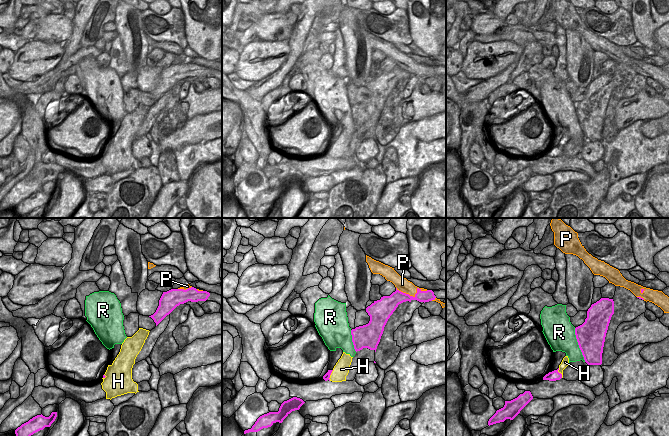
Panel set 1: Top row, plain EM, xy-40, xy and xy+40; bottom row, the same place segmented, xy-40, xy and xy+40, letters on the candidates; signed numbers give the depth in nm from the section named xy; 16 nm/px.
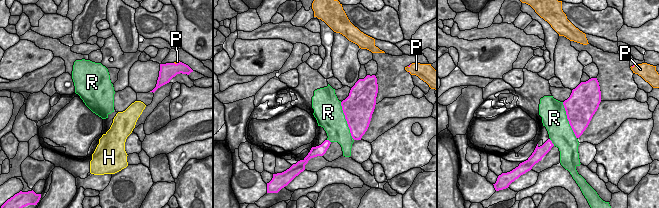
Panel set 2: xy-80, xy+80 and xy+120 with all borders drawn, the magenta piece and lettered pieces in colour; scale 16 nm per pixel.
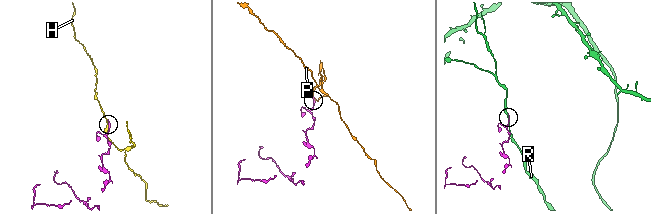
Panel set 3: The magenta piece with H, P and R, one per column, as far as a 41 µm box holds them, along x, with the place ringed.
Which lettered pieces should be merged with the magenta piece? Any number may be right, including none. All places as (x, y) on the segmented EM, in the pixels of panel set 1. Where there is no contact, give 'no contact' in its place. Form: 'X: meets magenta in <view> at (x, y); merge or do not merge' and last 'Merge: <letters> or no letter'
H: meets magenta in xy at (330, 374); do not merge
P: meets magenta in xy at (412, 296); do not merge
R: meets magenta in xy+40 at (578, 344); do not merge
Merge: no letter

